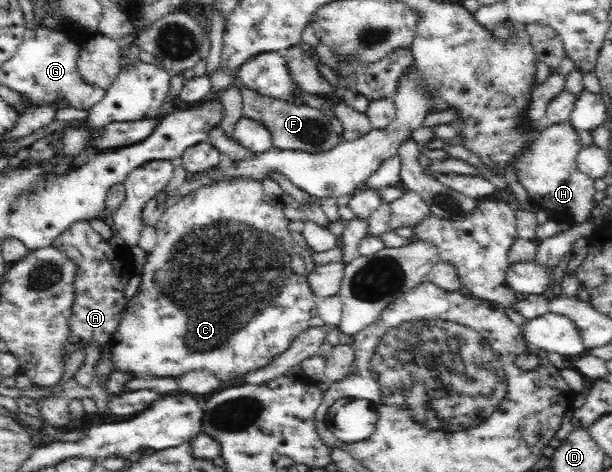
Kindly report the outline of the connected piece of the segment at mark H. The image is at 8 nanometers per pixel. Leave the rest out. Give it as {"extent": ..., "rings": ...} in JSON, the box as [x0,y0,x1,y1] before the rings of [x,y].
{"extent":[516,122,594,224],"rings":[[[566,122],[551,124],[522,149],[516,161],[517,181],[527,191],[530,203],[544,208],[553,218],[572,224],[585,224],[594,207],[594,180],[577,169],[575,156],[582,146],[573,127]]]}

